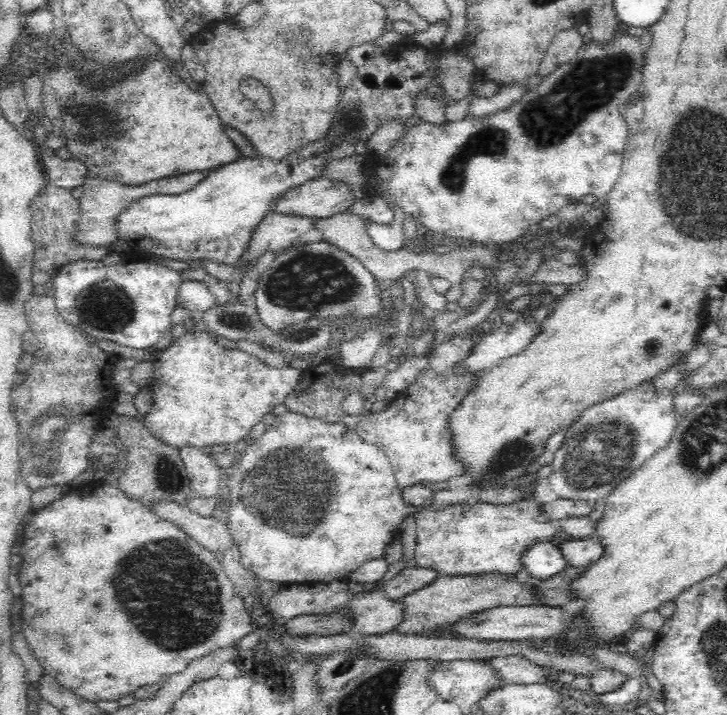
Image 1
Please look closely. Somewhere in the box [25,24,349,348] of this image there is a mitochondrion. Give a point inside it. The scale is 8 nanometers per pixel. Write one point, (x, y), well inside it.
(85, 120)

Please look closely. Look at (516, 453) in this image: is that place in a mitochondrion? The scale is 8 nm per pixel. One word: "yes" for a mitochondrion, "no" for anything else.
yes

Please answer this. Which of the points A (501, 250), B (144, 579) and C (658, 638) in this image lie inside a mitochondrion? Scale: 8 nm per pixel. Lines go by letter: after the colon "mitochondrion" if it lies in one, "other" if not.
A: other
B: mitochondrion
C: other

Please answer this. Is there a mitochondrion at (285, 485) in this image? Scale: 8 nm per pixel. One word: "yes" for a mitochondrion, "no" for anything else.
yes

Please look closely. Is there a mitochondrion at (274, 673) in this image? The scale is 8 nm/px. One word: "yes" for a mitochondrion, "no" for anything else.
no

